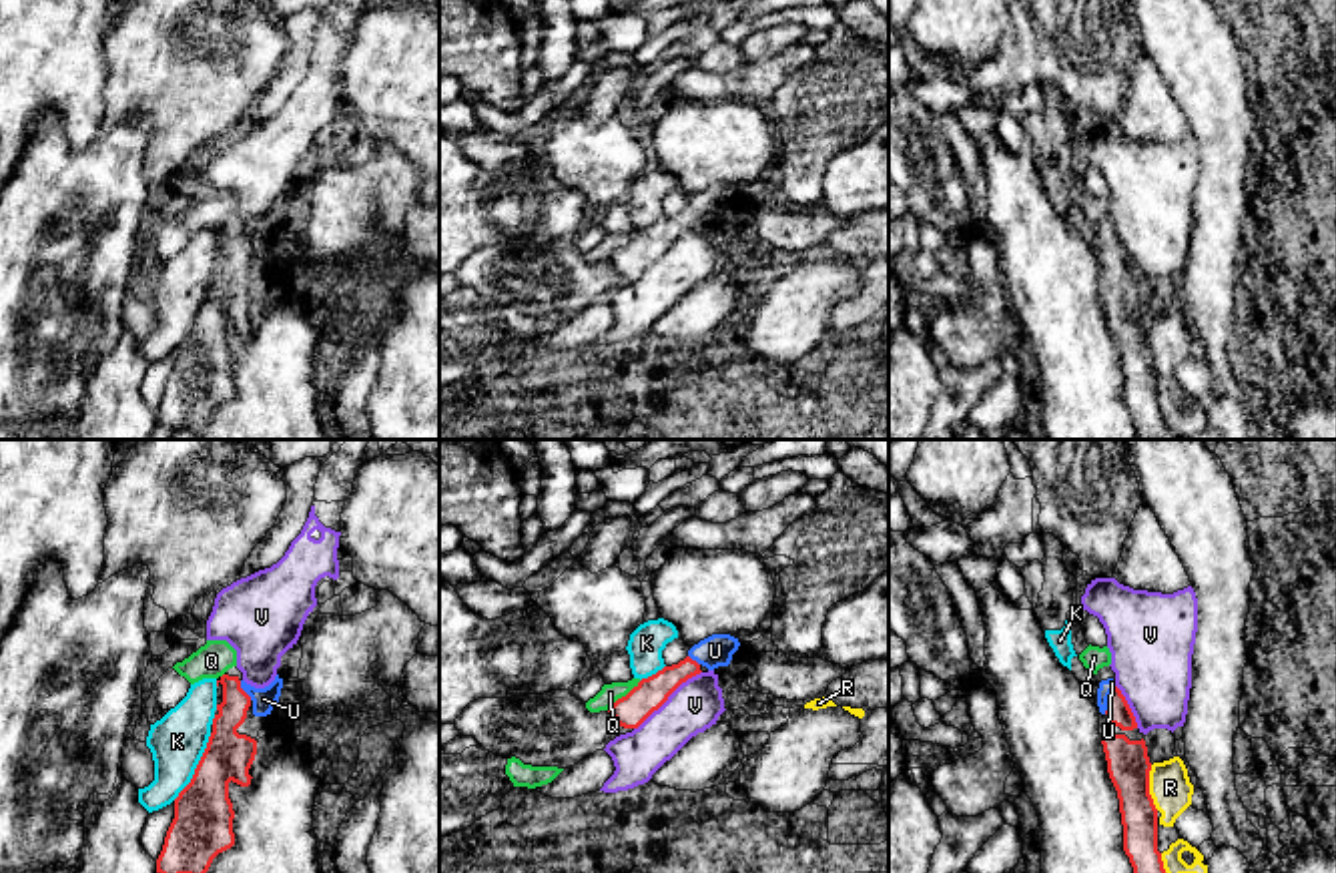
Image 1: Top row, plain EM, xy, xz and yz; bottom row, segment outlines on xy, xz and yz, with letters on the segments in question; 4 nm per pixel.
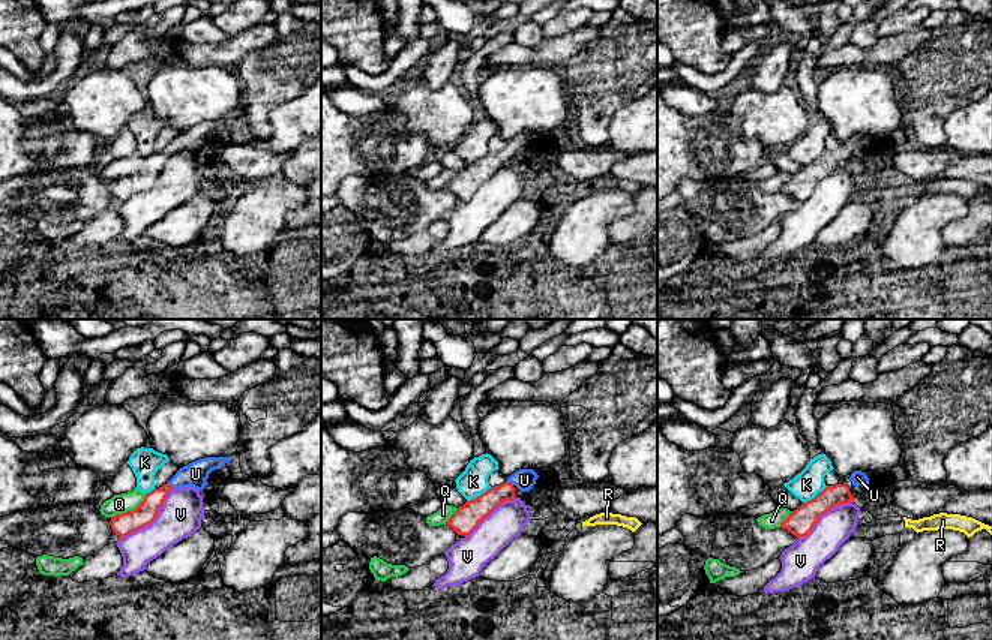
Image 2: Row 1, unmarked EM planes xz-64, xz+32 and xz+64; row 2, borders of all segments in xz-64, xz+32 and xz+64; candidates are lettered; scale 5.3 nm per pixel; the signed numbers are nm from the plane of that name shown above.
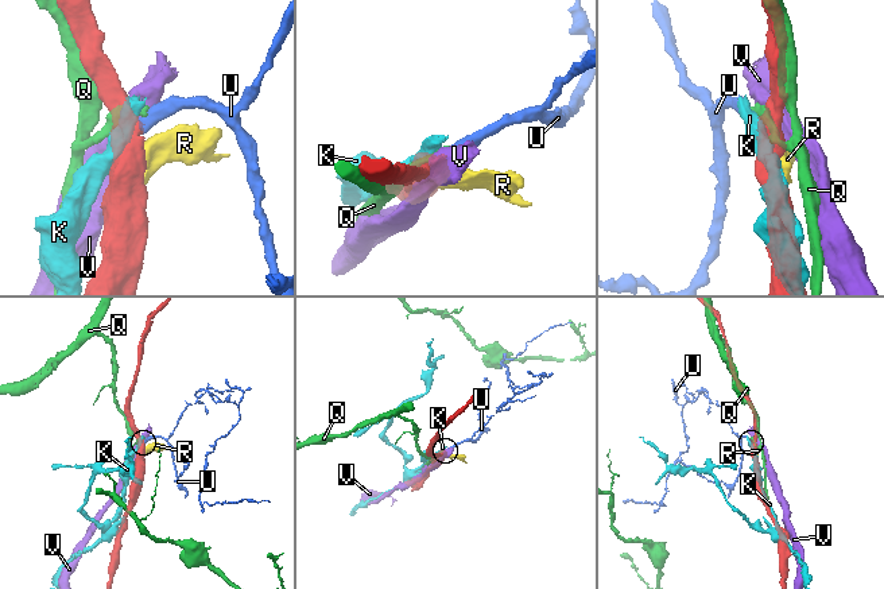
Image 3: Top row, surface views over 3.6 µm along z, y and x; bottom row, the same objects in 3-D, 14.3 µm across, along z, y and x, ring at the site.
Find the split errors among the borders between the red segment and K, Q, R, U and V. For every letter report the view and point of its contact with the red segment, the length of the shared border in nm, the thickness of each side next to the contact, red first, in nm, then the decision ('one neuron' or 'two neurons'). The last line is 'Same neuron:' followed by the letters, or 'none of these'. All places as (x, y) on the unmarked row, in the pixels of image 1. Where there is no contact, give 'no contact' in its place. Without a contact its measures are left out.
K: meets red in xy at (197, 318); contact 320 nm long; 240 nm thick on the red side, 220 nm on the other; two neurons
Q: meets red in xz at (622, 247); contact 180 nm long; 140 nm thick on the red side, 80 nm on the other; two neurons
R: meets red in yz at (1148, 338); contact 190 nm long; 170 nm thick on the red side, 170 nm on the other; two neurons
U: meets red in yz at (1108, 251); contact 120 nm long; 100 nm thick on the red side, 60 nm on the other; one neuron
V: meets red in xz at (666, 249); contact 360 nm long; 140 nm thick on the red side, 200 nm on the other; two neurons
Same neuron: U

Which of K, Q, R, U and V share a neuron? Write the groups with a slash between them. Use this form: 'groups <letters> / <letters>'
groups K / Q / R / U / V

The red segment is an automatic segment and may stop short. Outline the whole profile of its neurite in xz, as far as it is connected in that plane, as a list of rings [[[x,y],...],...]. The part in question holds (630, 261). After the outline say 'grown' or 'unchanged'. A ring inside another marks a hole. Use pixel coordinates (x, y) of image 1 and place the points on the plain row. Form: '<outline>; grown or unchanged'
[[[712,185],[688,201],[678,215],[664,217],[656,225],[642,229],[626,247],[618,249],[608,263],[624,279],[638,279],[668,247],[688,229],[700,225],[702,217],[714,221],[728,217],[738,201],[738,189],[730,185]]]; grown

